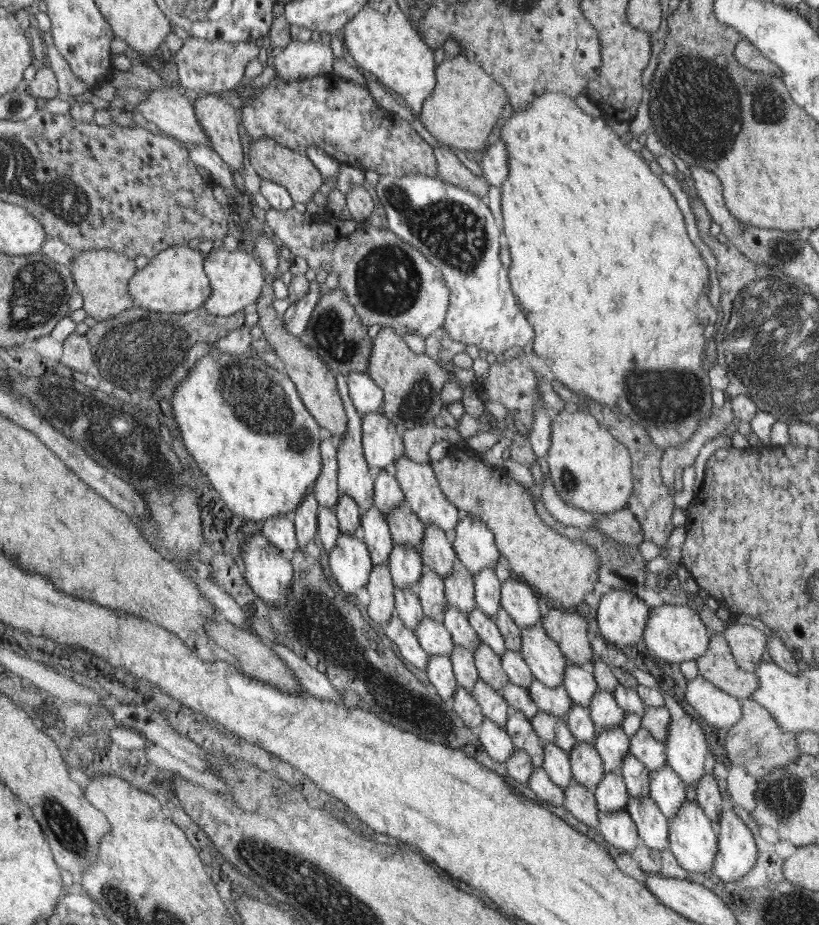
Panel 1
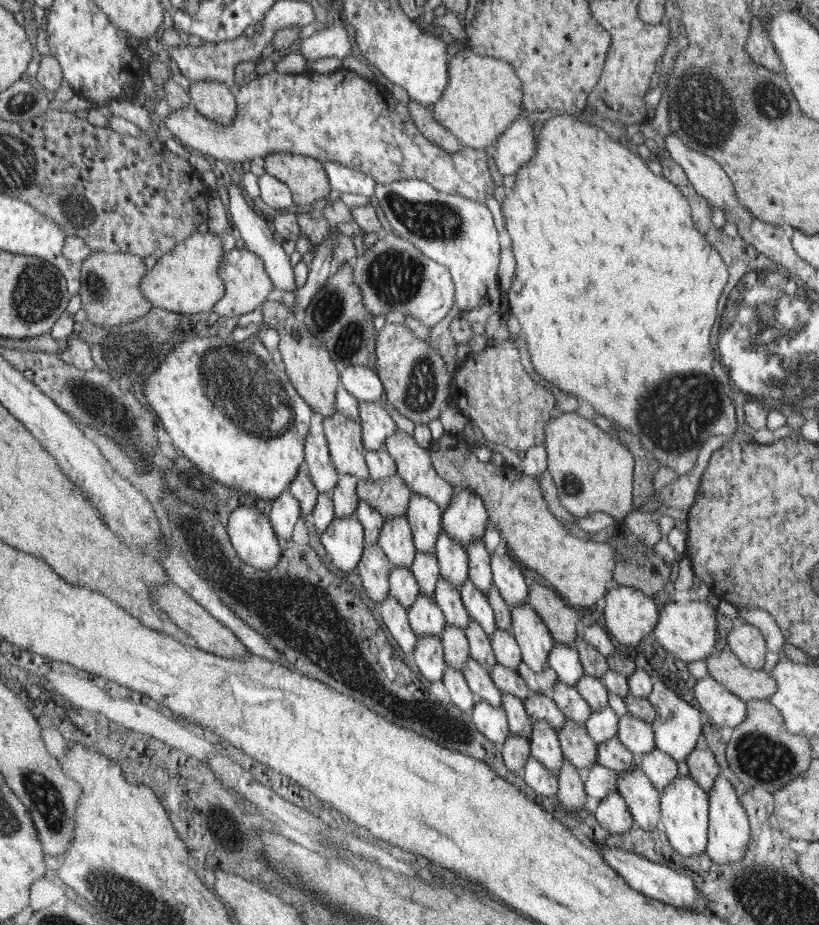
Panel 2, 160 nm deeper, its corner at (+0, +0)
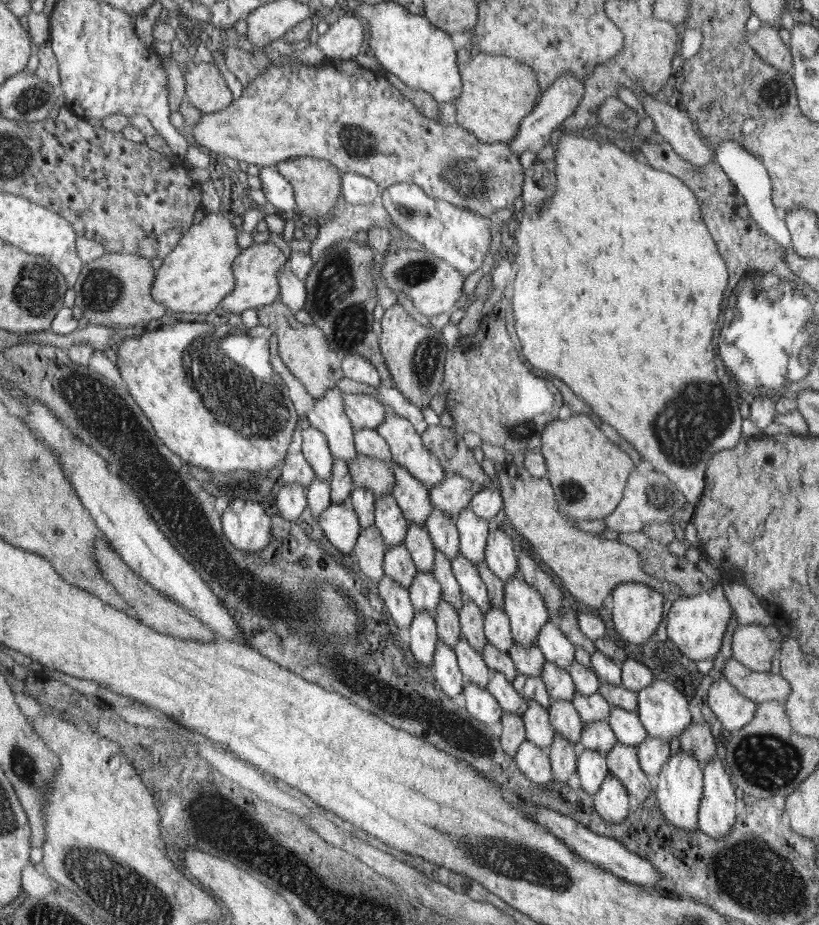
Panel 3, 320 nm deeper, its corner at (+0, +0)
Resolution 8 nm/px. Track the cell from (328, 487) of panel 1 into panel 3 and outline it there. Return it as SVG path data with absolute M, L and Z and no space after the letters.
M309 425L302 432L301 452L313 471L321 479L329 480L334 470L334 456L331 454L327 437L320 429Z

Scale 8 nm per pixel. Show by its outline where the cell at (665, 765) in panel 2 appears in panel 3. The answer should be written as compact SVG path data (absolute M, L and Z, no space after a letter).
M648 735L637 746L637 757L641 769L655 780L658 777L662 765L670 754L670 745L667 740L660 737L651 737Z

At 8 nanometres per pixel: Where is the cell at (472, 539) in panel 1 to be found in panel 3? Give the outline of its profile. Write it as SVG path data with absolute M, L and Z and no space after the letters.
M459 474L445 476L442 482L429 489L433 506L456 519L459 512L468 508L472 497L481 489L479 483L465 479Z

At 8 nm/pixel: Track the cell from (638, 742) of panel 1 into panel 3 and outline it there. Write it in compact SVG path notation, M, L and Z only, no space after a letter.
M611 705L610 716L607 718L611 730L618 741L636 747L648 736L644 725L640 722L637 711L629 711Z

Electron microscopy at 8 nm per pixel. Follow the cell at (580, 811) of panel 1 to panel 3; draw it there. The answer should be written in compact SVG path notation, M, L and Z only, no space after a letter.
M555 732L548 753L551 760L551 770L554 774L553 779L567 783L570 776L577 772L579 749Z

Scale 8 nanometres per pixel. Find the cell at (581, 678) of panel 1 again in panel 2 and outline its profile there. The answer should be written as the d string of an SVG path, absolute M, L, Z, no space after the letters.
M555 643L548 655L548 665L556 672L558 679L574 688L578 680L585 675L579 652L572 645Z

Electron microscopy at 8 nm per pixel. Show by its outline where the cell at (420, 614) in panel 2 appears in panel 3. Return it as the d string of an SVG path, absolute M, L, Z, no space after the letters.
M417 571L411 583L409 596L416 613L428 611L435 618L437 604L441 599L441 588L436 577L430 571Z

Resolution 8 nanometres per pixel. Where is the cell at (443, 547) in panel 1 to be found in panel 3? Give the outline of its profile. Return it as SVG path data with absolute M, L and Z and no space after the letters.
M390 458L391 471L395 481L391 494L402 509L407 524L426 526L426 518L434 509L429 495L429 488L410 472Z

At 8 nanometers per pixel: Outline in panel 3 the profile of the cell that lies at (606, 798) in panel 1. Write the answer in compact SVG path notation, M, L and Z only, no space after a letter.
M579 749L577 773L581 788L594 795L609 773L606 757L595 750Z

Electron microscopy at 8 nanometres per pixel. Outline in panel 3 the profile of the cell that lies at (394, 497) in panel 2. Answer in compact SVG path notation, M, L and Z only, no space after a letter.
M360 453L352 461L347 462L354 487L366 487L370 489L375 498L382 495L392 495L394 475L390 463Z

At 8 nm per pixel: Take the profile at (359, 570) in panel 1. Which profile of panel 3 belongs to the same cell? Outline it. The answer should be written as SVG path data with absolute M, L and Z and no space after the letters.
M350 502L330 503L319 514L319 523L324 536L339 552L353 553L361 527Z

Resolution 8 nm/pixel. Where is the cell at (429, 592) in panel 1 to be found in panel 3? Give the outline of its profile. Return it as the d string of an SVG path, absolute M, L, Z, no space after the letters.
M409 524L404 544L408 552L410 552L417 570L431 572L436 552L425 526L422 528L418 524Z

